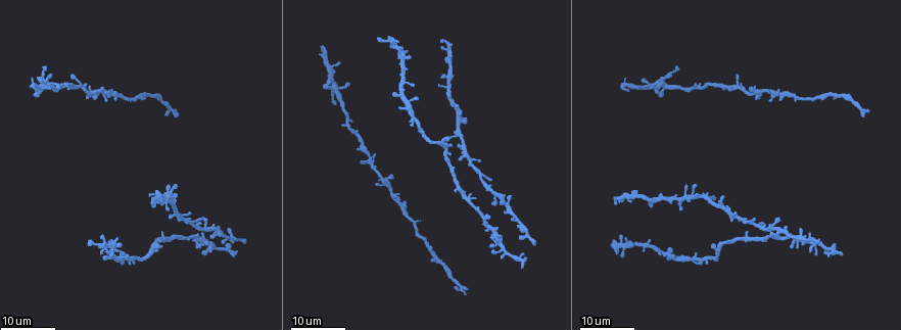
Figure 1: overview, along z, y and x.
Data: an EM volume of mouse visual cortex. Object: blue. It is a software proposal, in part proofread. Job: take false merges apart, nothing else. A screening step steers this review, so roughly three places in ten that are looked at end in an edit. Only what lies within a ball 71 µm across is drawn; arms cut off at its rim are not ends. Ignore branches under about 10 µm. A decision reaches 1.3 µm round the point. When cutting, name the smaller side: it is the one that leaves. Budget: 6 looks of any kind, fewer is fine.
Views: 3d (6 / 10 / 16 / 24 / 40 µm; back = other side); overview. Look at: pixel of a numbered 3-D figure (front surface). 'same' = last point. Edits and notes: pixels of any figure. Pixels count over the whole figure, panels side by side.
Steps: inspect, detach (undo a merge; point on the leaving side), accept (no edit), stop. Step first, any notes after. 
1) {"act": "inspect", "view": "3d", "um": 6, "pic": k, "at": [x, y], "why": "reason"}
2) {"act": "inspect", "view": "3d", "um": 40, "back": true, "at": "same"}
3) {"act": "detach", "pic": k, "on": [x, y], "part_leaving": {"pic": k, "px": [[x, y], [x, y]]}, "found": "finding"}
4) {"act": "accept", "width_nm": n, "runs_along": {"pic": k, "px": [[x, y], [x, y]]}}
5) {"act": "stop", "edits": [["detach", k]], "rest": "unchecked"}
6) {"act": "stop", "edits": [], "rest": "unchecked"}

{"act": "inspect", "view": "3d", "um": 24, "pic": 1, "at": [194, 237], "why": "four arms meet"}

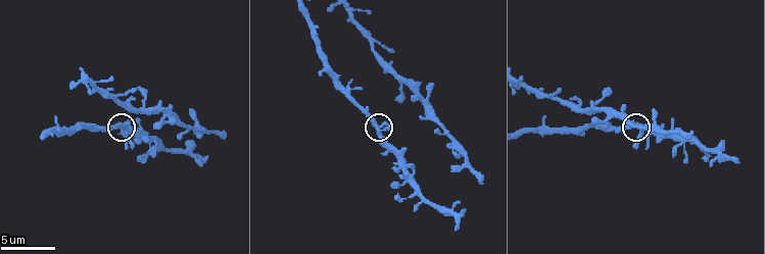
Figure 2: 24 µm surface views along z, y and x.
{"act": "inspect", "view": "3d", "um": 6, "pic": 2, "at": [377, 127]}

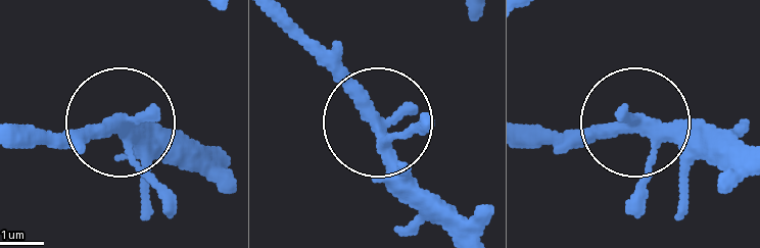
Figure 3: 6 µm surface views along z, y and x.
{"act": "accept", "side_arm_um": 14, "found": "all the same neuron"}

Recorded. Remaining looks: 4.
{"act": "inspect", "view": "3d", "um": 24, "pic": 1, "at": [454, 136]}

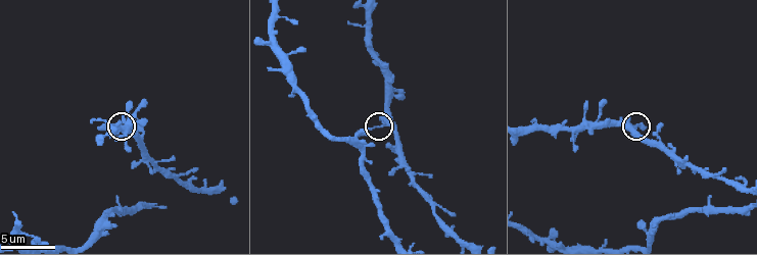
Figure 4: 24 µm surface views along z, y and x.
{"act": "inspect", "view": "3d", "um": 6, "at": "same"}

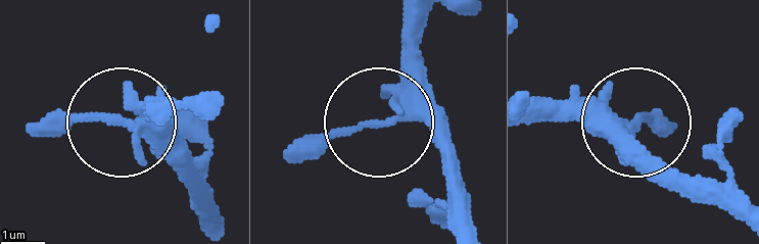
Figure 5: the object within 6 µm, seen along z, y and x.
{"act": "accept", "side_arm_um": 20, "runs_along": {"pic": 5, "px": [[713, 188], [662, 177], [633, 148], [629, 123], [530, 111]]}, "found": "continuous, no second neuron"}

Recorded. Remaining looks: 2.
{"act": "inspect", "view": "3d", "um": 24, "pic": 1, "at": [395, 202], "why": "three-way junction"}

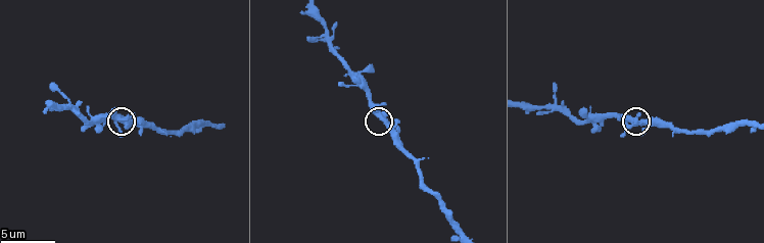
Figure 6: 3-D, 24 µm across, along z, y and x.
{"act": "inspect", "view": "3d", "um": 6, "pic": 6, "at": [380, 116], "why": "zoom in"}

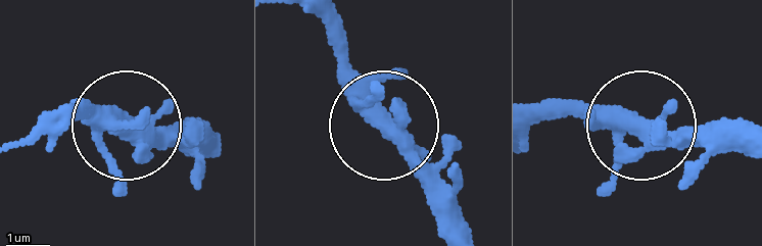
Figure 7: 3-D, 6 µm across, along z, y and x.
{"act": "accept", "arms": 3, "found": "continuous, no second neuron"}

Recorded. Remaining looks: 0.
{"act": "stop", "edits": [], "rest": "unchecked"}

